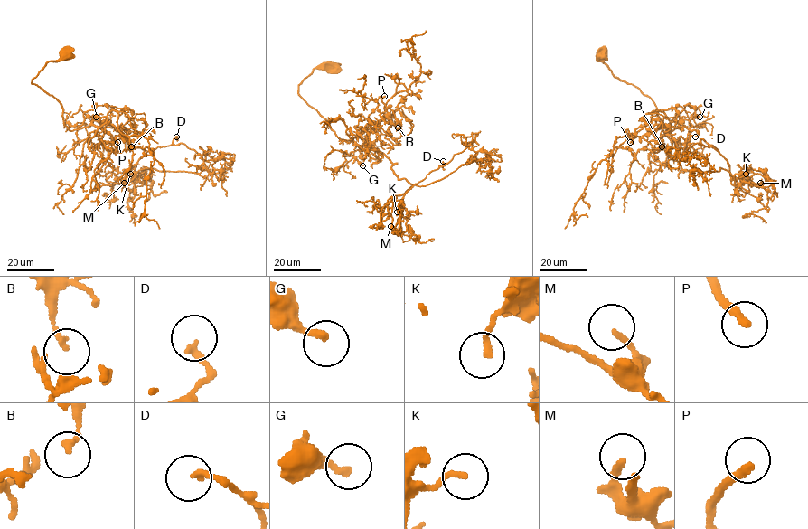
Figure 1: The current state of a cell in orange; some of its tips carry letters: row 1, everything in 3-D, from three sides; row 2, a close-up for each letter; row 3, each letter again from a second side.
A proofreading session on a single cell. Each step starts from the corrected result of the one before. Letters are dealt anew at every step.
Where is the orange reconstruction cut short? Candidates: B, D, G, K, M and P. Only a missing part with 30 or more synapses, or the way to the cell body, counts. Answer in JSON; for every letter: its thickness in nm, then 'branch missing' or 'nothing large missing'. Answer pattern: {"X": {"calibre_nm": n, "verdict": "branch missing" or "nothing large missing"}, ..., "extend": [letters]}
{"B": {"calibre_nm": 130, "verdict": "nothing large missing"}, "D": {"calibre_nm": 190, "verdict": "nothing large missing"}, "G": {"calibre_nm": 240, "verdict": "nothing large missing"}, "K": {"calibre_nm": 190, "verdict": "nothing large missing"}, "M": {"calibre_nm": 200, "verdict": "branch missing"}, "P": {"calibre_nm": 240, "verdict": "branch missing"}, "extend": ["M", "P"]}

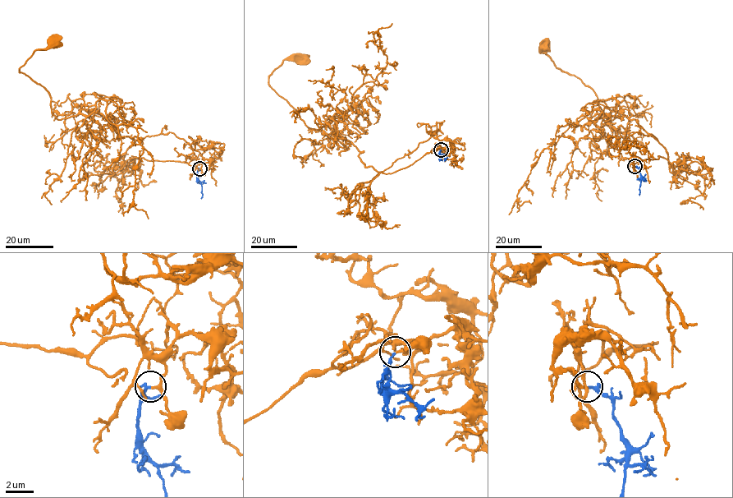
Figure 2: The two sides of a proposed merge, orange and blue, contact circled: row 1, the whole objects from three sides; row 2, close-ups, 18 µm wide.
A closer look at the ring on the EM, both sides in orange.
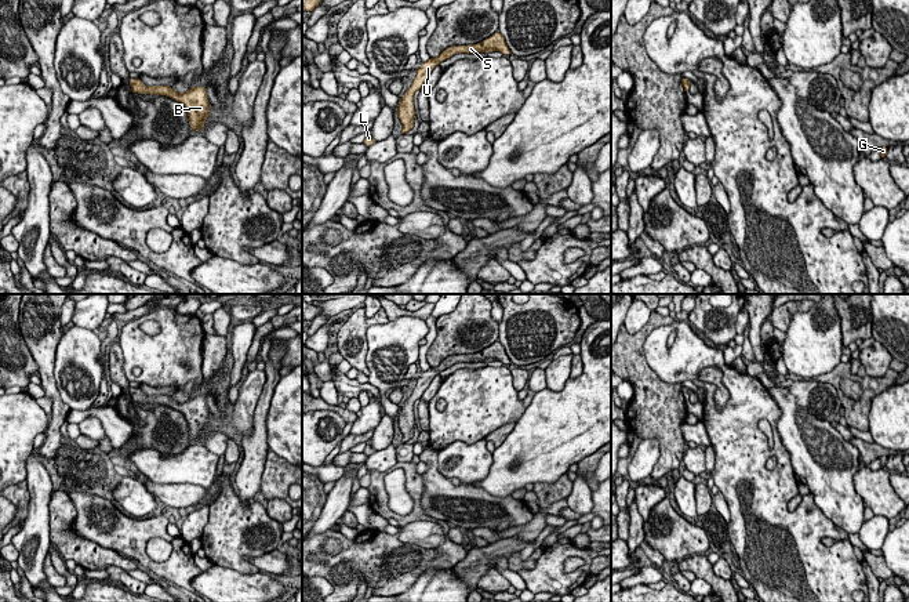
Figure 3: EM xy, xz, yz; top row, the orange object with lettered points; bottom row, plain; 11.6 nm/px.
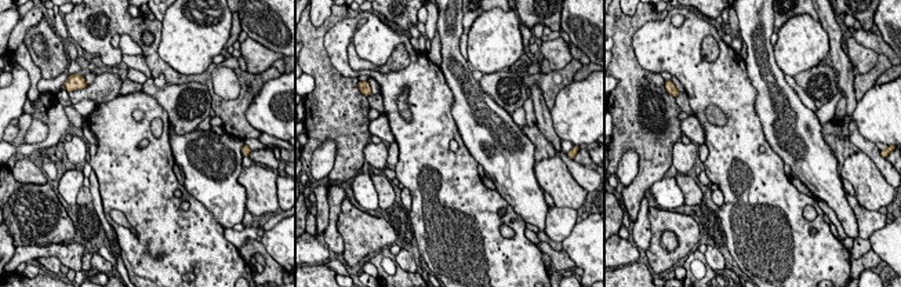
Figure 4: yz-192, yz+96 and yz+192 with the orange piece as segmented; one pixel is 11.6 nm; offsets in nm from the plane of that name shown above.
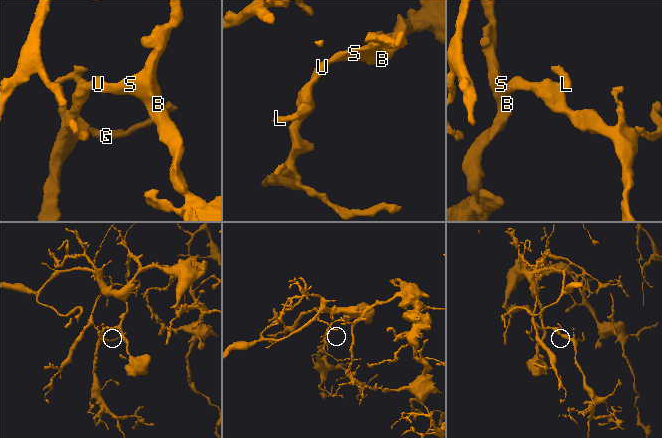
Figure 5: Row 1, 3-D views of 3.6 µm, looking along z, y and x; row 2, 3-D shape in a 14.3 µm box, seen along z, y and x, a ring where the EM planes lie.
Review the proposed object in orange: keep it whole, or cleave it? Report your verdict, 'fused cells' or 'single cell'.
single cell

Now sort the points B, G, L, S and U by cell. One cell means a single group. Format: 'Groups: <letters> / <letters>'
Groups: B G L S U

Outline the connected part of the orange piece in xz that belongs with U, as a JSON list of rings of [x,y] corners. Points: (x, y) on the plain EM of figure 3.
[[[495,341],[488,348],[483,349],[477,353],[468,355],[451,355],[446,358],[437,367],[430,367],[428,371],[421,373],[421,377],[417,380],[417,385],[412,391],[412,395],[406,400],[406,403],[400,407],[397,424],[403,434],[401,443],[407,443],[414,436],[415,418],[414,418],[414,402],[421,399],[423,392],[428,389],[432,380],[443,370],[450,366],[465,362],[465,363],[477,363],[477,362],[488,362],[488,360],[499,360],[503,365],[510,365],[510,359],[506,355],[503,345],[499,341]]]

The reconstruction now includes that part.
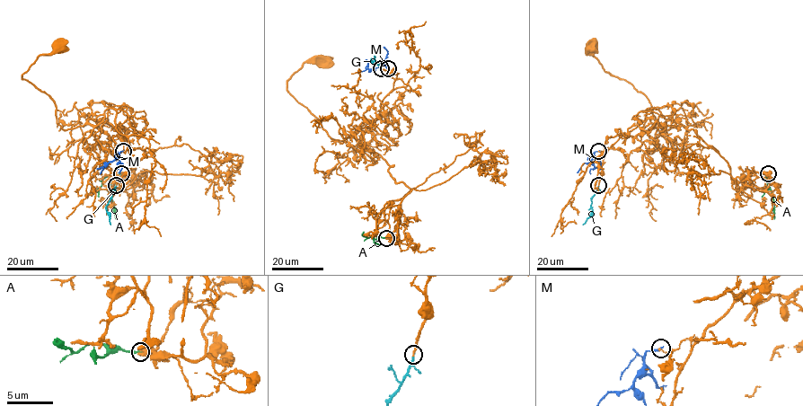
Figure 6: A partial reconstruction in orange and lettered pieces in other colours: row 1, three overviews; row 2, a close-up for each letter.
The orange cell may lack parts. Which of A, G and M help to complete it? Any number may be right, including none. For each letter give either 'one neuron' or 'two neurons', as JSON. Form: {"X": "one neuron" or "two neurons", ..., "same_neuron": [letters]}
{"A": "two neurons", "G": "one neuron", "M": "two neurons", "same_neuron": ["G"]}

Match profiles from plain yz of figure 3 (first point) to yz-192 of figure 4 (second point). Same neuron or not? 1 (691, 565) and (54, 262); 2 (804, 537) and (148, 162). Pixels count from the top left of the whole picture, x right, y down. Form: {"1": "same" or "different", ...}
{"1": "different", "2": "same"}

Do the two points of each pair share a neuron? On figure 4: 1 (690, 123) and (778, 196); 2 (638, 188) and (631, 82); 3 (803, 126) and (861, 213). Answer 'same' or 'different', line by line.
1: different
2: same
3: different

